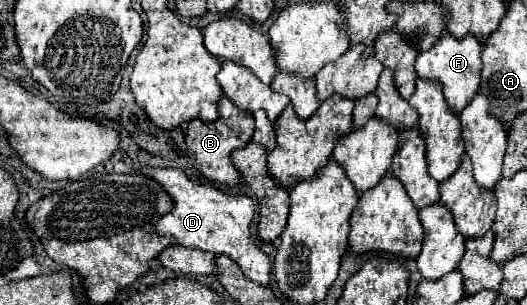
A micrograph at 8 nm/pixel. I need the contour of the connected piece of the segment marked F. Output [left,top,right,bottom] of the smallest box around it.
[415,31,483,113]

